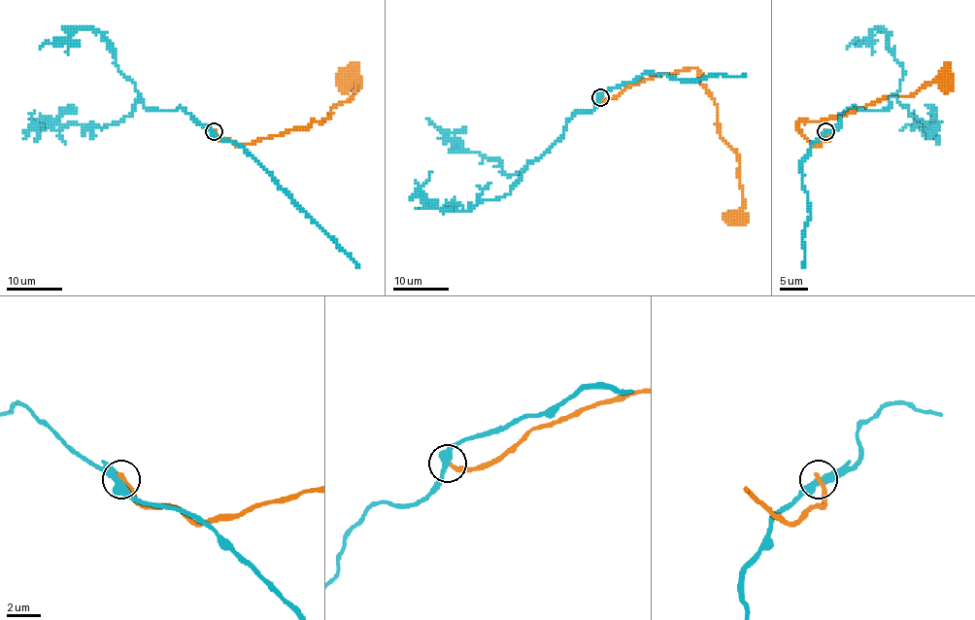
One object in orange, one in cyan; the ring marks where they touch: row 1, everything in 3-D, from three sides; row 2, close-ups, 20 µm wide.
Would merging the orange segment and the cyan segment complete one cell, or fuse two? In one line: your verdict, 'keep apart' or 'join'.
keep apart

